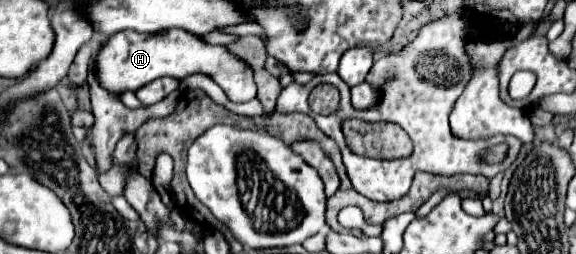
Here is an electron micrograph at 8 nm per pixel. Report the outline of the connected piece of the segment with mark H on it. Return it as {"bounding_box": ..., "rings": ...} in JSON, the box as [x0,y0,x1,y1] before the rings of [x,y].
{"bounding_box":[93,28,257,102],"rings":[[[179,28],[157,34],[137,34],[133,30],[123,30],[121,34],[113,34],[105,40],[105,46],[93,54],[93,62],[97,62],[97,76],[101,78],[101,86],[107,90],[117,90],[117,94],[125,90],[137,90],[161,76],[169,76],[181,82],[191,74],[211,76],[225,90],[231,102],[253,100],[257,90],[251,66],[245,64],[237,54],[229,52],[225,46],[207,44],[199,36]]]}

